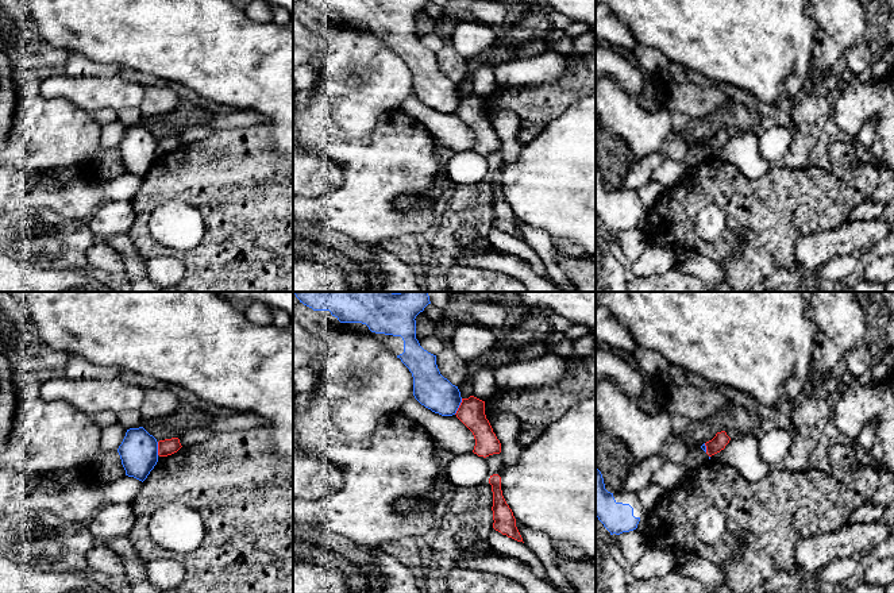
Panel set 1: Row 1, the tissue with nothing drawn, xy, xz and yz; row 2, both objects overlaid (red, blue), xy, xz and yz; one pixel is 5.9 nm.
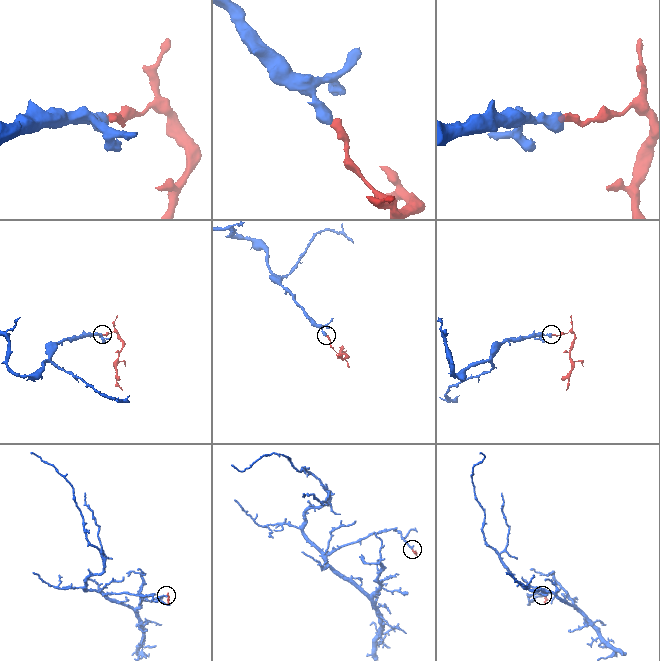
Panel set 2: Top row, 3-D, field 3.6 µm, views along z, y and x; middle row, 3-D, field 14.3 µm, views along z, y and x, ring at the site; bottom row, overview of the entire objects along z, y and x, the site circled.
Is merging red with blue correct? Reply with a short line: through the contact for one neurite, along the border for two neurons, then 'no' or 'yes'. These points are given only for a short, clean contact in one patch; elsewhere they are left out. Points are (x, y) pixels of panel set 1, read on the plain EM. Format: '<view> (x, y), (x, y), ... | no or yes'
xz (462, 96), (454, 111) | no

